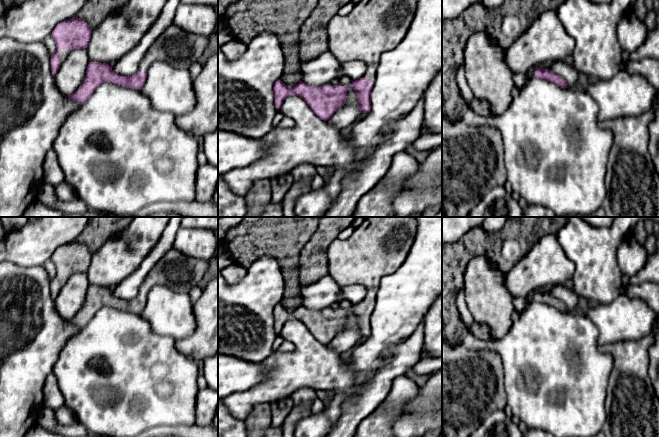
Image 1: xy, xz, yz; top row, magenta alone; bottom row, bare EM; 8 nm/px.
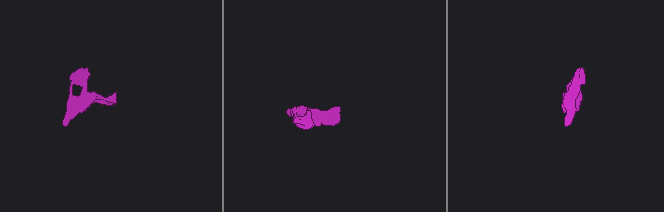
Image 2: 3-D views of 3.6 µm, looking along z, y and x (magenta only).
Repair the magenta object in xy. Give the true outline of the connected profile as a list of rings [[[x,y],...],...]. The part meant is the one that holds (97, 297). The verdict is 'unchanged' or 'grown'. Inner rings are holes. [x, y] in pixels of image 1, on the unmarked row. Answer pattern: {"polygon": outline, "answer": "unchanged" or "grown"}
{"polygon": [[[171,248],[149,271],[134,299],[119,299],[109,288],[91,285],[82,309],[67,321],[82,328],[104,306],[140,314],[146,305],[147,294],[153,286],[169,286],[176,293],[189,293],[202,280],[208,267],[209,261],[188,257]]], "answer": "grown"}

